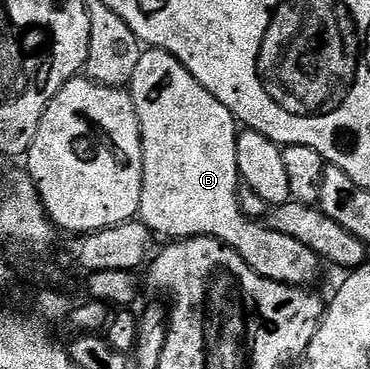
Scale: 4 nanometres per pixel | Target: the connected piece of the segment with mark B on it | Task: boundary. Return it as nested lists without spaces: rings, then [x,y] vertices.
[[[154,48],[144,49],[140,53],[137,60],[137,69],[134,70],[129,83],[129,93],[137,112],[139,131],[141,132],[141,148],[143,149],[143,183],[141,184],[141,204],[139,205],[138,217],[143,225],[148,226],[152,235],[159,236],[159,234],[164,234],[167,240],[215,238],[219,242],[225,243],[230,250],[236,250],[262,278],[268,278],[274,282],[283,282],[287,286],[310,287],[312,285],[310,282],[319,274],[320,263],[315,260],[311,260],[313,262],[291,262],[291,248],[296,245],[293,237],[273,231],[262,221],[247,218],[242,214],[241,206],[238,204],[238,190],[241,187],[239,169],[237,168],[237,140],[239,139],[239,134],[237,133],[235,117],[231,115],[229,108],[225,108],[225,104],[221,104],[221,100],[213,97],[174,56],[164,50],[156,50]]]

